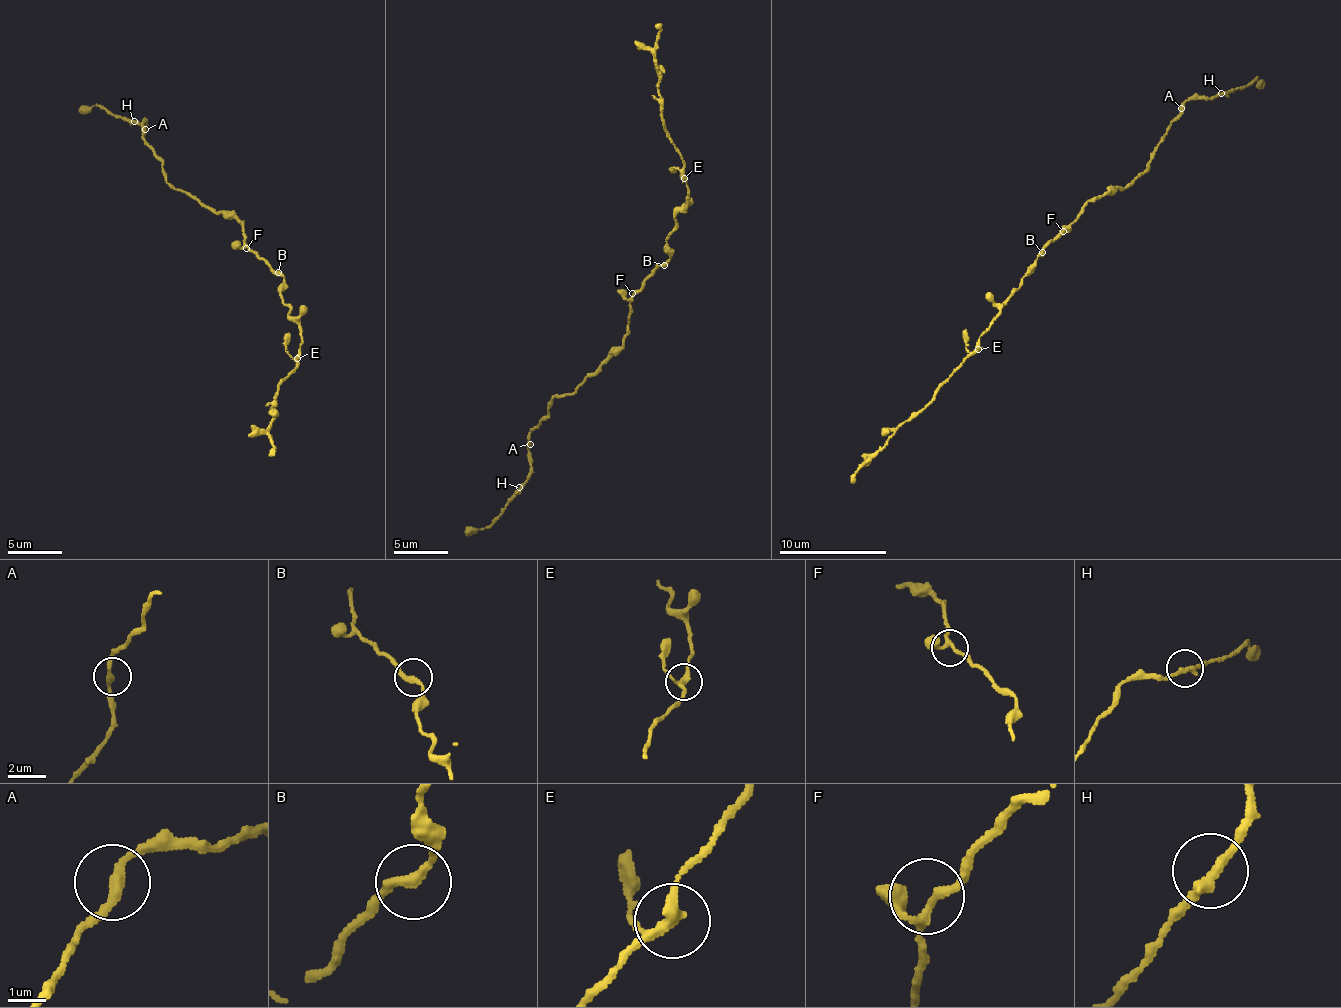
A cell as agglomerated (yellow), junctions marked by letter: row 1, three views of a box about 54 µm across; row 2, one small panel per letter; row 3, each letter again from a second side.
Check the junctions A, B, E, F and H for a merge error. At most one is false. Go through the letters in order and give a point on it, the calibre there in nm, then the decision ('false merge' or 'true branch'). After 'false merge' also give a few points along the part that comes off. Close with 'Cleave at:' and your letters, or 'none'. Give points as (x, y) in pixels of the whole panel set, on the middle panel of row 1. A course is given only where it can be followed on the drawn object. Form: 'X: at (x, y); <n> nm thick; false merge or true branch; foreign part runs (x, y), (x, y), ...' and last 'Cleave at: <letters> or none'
A: at (530, 444); 240 nm thick; true branch
B: at (664, 265); 260 nm thick; true branch
E: at (684, 178); 240 nm thick; true branch
F: at (632, 293); 190 nm thick; true branch
H: at (519, 487); 240 nm thick; true branch
Cleave at: none

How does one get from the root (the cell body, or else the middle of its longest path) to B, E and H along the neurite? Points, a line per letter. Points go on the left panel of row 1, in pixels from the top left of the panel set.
B: (248, 249), (278, 272)
E: (248, 249), (284, 278), (281, 301), (289, 307), (289, 318), (300, 329), (298, 359)
H: (248, 249), (237, 219), (218, 214), (167, 182), (161, 161), (142, 136), (145, 121), (142, 126), (134, 121)

